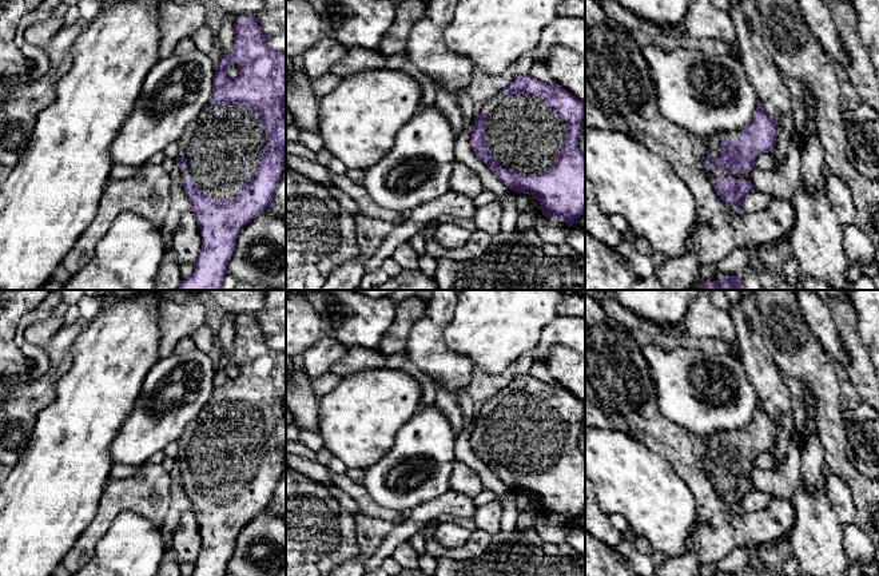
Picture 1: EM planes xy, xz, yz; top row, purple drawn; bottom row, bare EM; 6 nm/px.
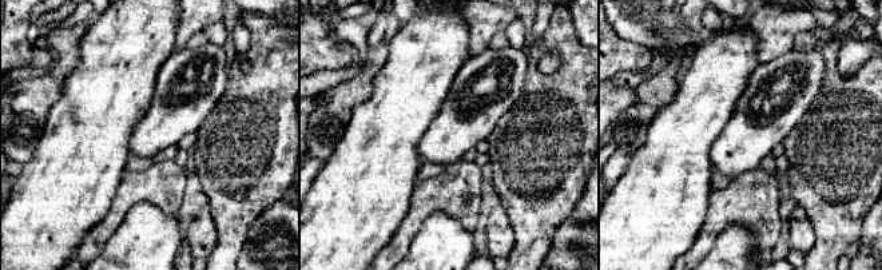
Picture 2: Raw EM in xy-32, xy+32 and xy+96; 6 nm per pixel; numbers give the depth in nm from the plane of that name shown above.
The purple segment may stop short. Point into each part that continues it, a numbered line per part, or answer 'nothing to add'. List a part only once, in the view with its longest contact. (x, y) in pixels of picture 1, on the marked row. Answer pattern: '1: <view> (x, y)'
1: xz (524, 134)

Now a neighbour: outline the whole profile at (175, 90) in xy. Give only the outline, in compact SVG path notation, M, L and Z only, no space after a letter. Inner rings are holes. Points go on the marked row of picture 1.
M196 48L183 55L174 52L168 57L159 59L143 80L132 114L114 138L111 144L114 164L140 168L156 152L178 140L211 99L215 69L210 56Z

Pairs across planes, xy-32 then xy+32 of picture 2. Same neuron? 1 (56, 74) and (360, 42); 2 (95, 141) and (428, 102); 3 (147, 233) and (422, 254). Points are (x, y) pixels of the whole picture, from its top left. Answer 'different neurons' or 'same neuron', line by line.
1: different neurons
2: same neuron
3: same neuron

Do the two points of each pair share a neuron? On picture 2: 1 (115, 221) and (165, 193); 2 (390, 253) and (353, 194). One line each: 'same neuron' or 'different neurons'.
1: same neuron
2: different neurons

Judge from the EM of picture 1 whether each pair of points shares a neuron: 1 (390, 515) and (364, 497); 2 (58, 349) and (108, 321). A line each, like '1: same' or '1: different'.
1: same
2: different

